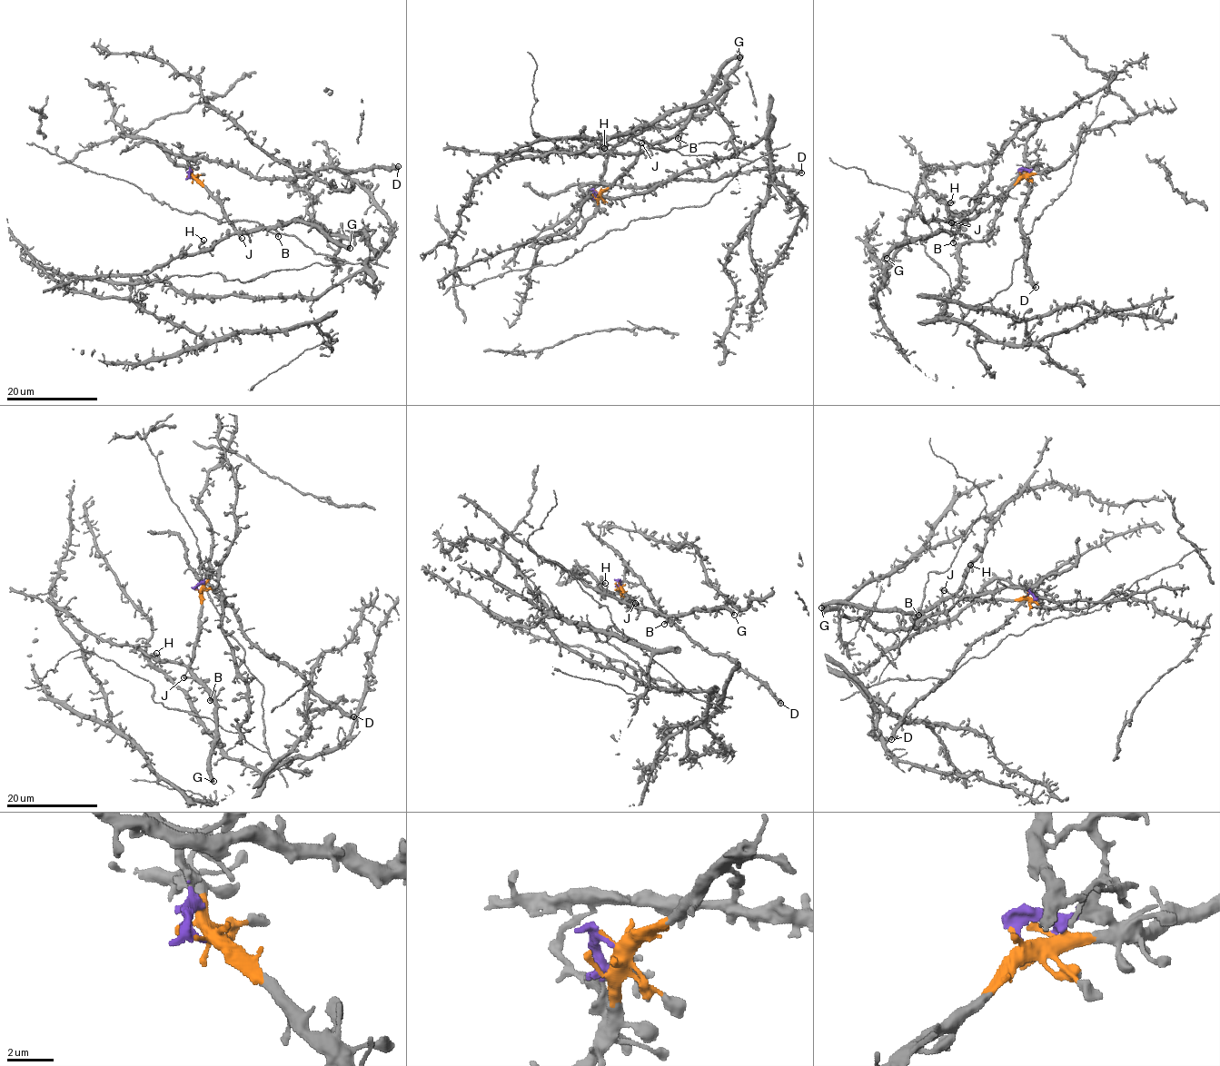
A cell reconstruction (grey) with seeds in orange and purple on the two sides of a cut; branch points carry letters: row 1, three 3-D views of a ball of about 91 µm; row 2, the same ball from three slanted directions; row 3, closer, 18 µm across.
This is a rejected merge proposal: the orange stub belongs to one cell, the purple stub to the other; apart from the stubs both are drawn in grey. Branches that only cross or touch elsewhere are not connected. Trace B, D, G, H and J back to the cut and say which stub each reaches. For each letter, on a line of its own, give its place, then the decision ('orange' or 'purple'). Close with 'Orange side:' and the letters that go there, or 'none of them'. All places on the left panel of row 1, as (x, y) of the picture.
B: (278, 236) | orange
D: (398, 166) | purple
G: (350, 248) | orange
H: (203, 240) | orange
J: (242, 238) | orange
Orange side: B, G, H, J

